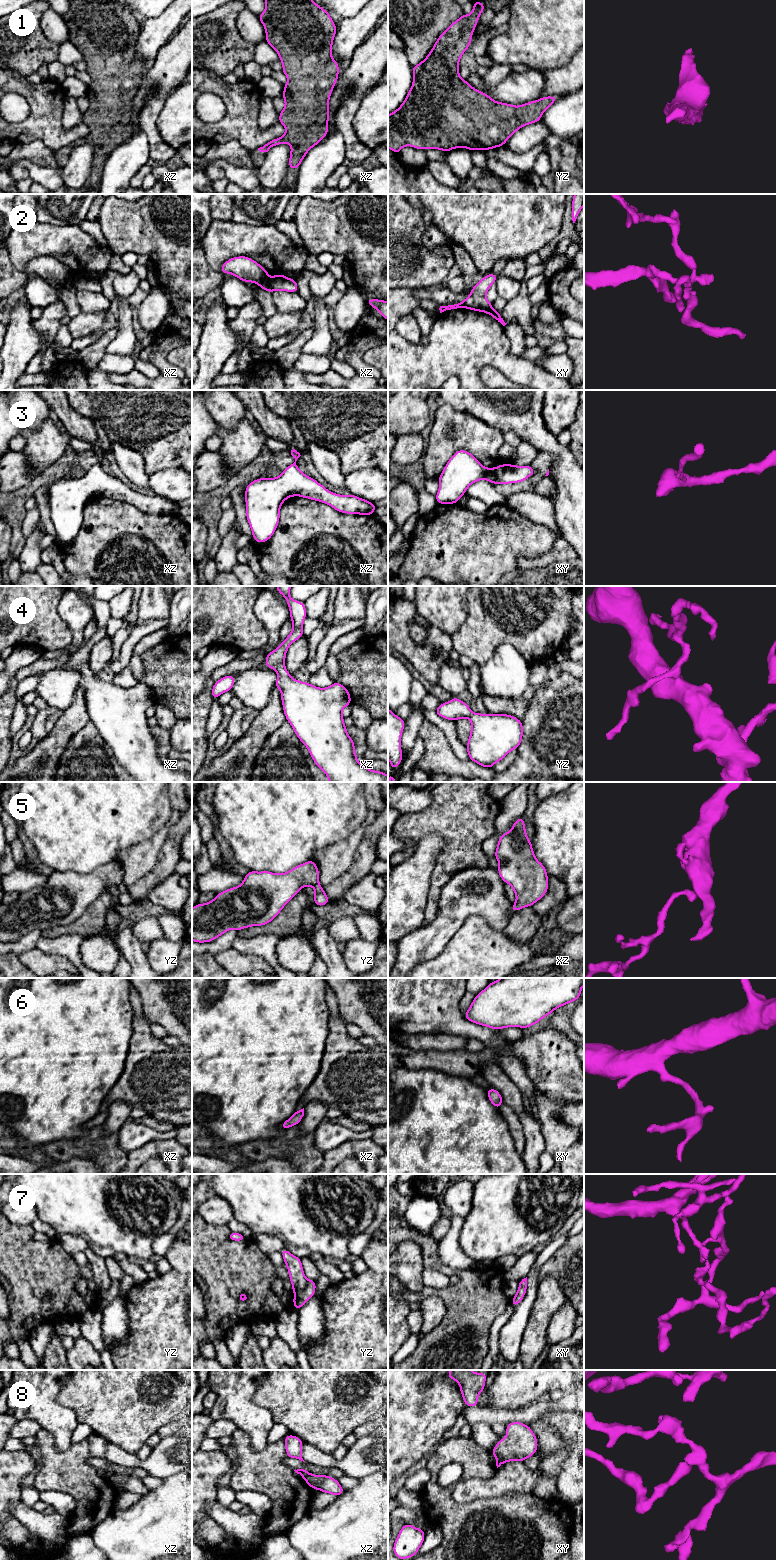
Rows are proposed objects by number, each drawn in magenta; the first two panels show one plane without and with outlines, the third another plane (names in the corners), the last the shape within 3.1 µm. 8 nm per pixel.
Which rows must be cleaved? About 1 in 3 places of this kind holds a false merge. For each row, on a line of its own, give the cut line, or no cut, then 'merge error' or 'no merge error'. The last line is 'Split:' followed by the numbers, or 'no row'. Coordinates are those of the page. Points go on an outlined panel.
1: no cut | no merge error
2: xz (269, 278), (259, 285) | merge error
3: no cut | no merge error
4: no cut | no merge error
5: no cut | no merge error
6: no cut | no merge error
7: yz (308, 1280), (301, 1291), (294, 1293) | merge error
8: xz (308, 1473), (302, 1476) | merge error
Split: 2, 7, 8

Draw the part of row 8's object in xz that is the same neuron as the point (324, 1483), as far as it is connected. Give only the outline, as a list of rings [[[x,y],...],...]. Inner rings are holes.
[[[308,1473],[302,1476],[311,1489],[317,1489],[325,1493],[336,1496],[343,1494],[345,1491],[339,1484],[338,1480],[328,1475],[314,1475]]]

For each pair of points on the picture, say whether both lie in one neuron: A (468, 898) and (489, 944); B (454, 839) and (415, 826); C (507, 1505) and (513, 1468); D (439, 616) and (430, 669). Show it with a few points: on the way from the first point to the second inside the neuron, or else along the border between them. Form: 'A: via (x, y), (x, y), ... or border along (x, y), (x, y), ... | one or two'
A: border along (495, 929), (481, 916), (470, 915), (458, 930) | two
B: via (444, 829), (441, 826), (425, 826) | one
C: border along (532, 1492), (507, 1493), (486, 1499) | two
D: border along (431, 624), (450, 635) | two

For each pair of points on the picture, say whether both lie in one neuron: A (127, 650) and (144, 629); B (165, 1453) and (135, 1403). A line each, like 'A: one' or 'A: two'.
A: one
B: two

